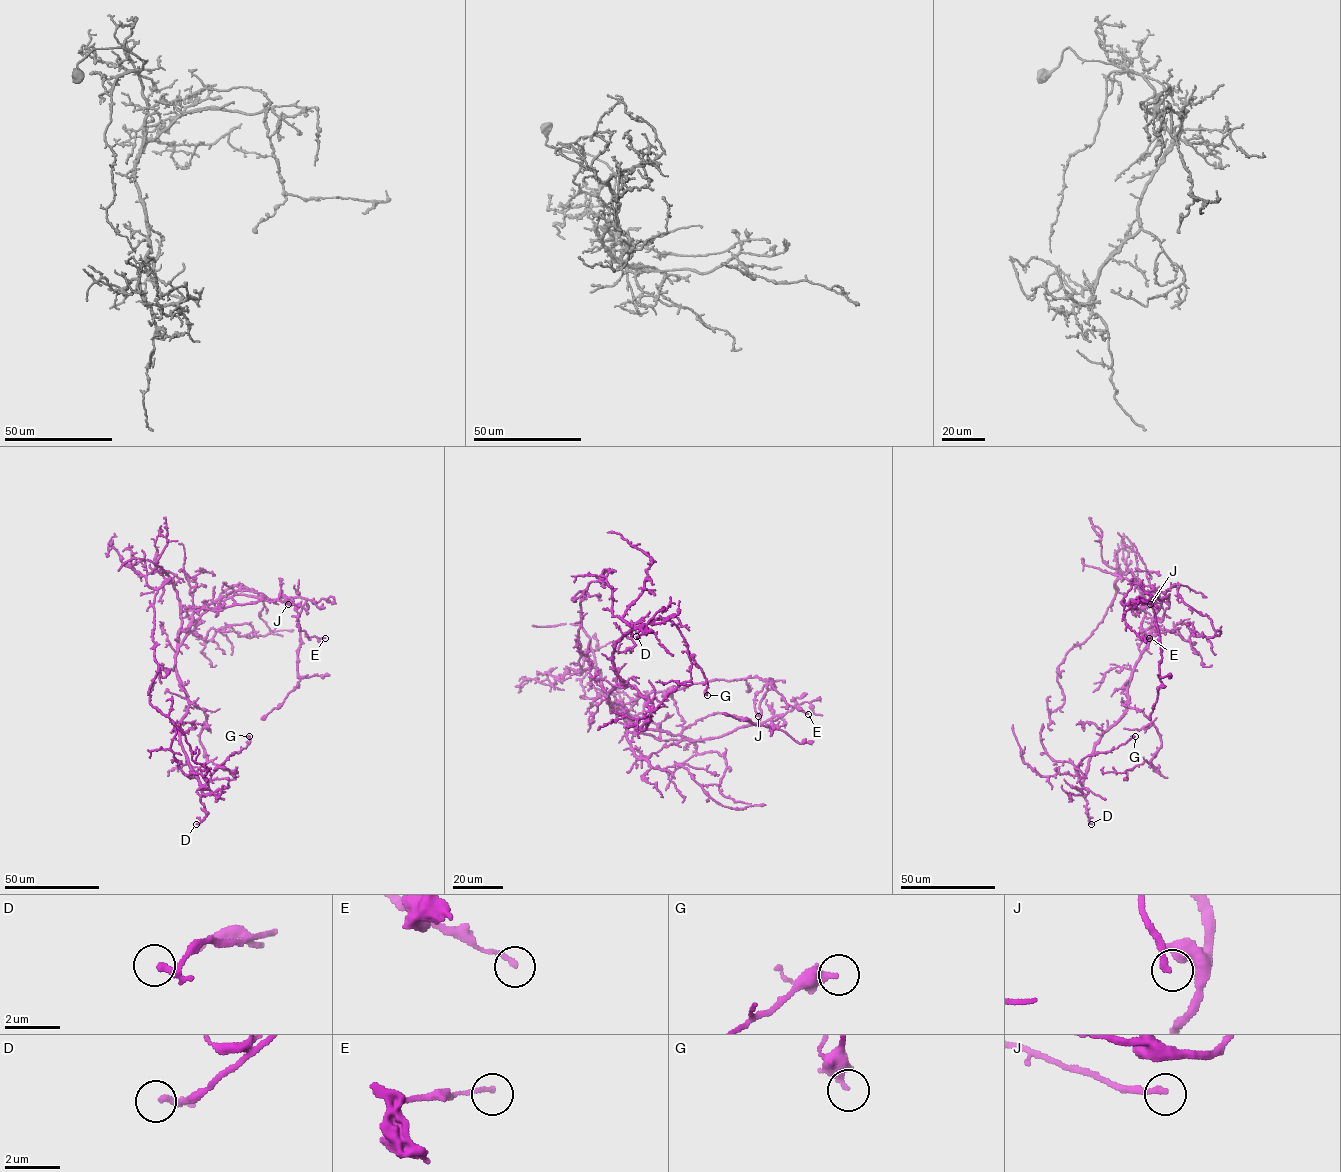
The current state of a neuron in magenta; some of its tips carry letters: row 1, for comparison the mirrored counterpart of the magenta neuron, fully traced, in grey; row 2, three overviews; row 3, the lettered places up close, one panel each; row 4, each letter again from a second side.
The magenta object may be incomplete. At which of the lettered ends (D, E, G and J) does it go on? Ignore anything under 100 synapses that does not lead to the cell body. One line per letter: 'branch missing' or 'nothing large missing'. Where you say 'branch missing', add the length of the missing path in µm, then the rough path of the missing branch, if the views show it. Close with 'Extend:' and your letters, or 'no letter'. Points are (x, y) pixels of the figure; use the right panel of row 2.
D: nothing large missing
E: nothing large missing
G: nothing large missing
J: nothing large missing
Extend: no letter

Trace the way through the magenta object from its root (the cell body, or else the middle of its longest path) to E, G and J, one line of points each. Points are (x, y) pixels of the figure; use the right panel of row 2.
E: (1150, 636), (1151, 625), (1169, 607), (1169, 595), (1153, 601), (1138, 598), (1124, 614), (1132, 630), (1149, 638)
G: (1150, 636), (1129, 683), (1126, 711), (1095, 745), (1081, 785), (1078, 767), (1083, 759), (1108, 752), (1135, 736)
J: (1150, 636), (1151, 625), (1141, 630), (1145, 612), (1132, 610), (1122, 601), (1123, 605), (1135, 599), (1150, 604)

